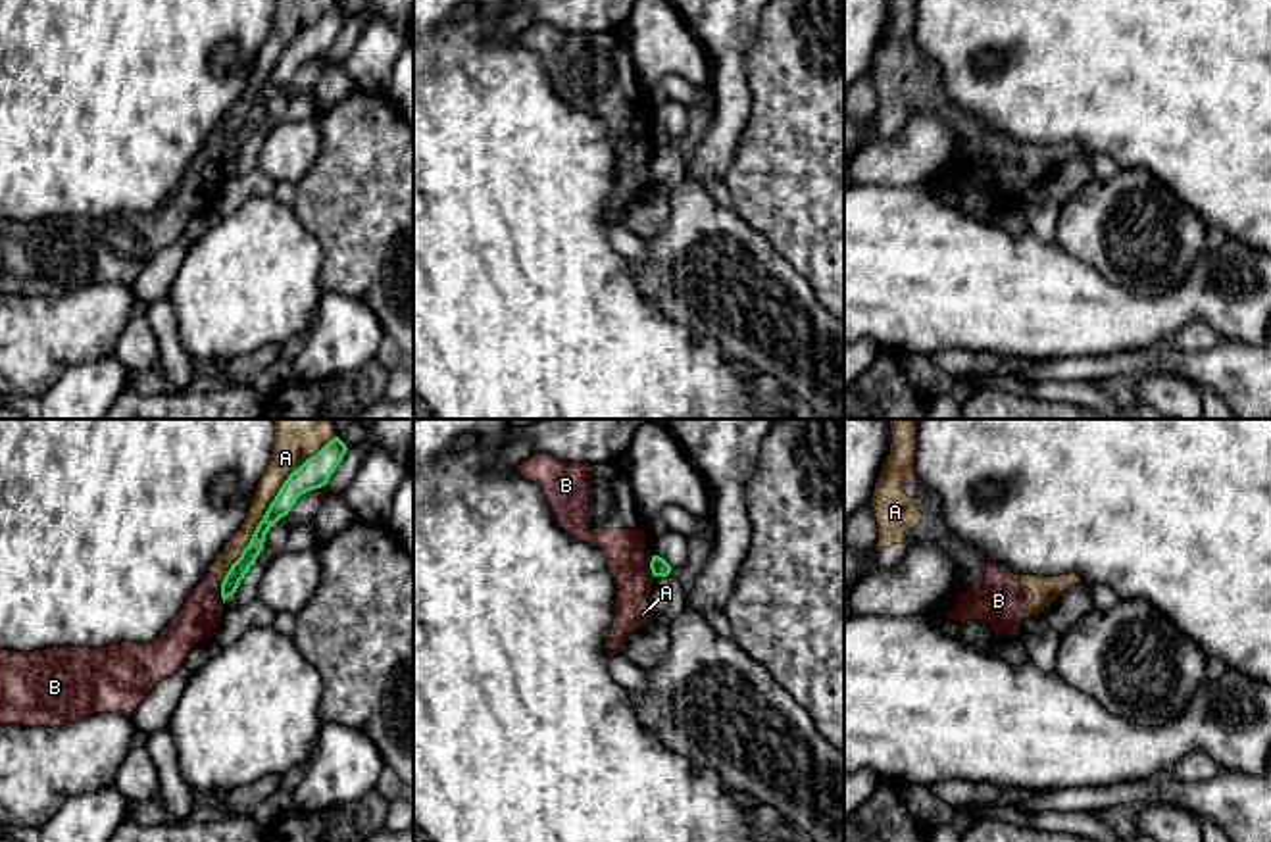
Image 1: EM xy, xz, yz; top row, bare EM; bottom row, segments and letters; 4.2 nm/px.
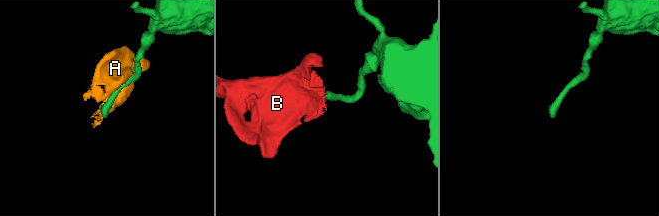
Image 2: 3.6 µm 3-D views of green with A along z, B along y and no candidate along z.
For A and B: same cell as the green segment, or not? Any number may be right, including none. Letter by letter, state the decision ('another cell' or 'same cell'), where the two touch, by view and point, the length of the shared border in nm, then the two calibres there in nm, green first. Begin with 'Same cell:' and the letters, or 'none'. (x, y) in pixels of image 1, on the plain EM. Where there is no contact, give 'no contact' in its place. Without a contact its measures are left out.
Same cell: none
A: another cell | xy (299, 37) | 400 nm | 130/160 nm
B: another cell | xz (650, 131) | 60 nm | 80/180 nm

